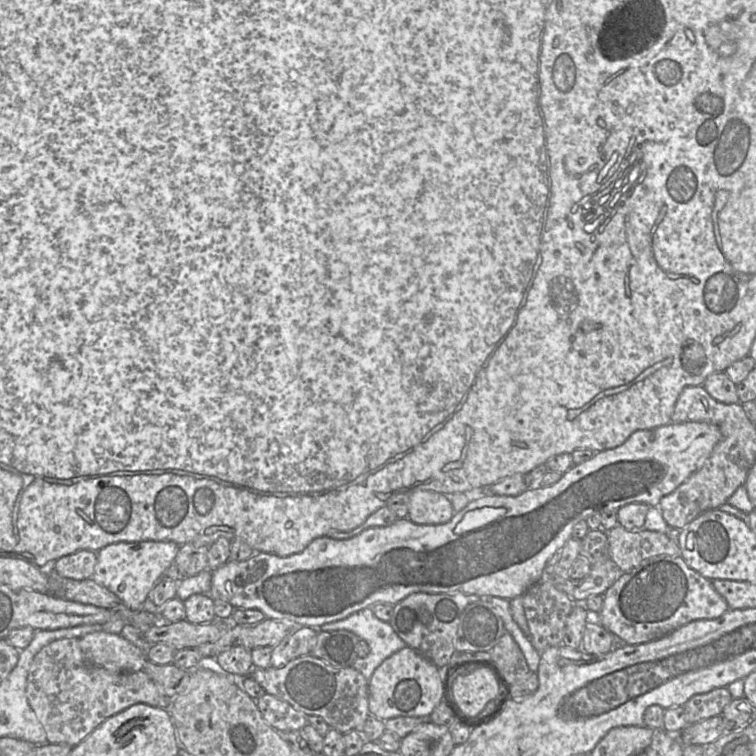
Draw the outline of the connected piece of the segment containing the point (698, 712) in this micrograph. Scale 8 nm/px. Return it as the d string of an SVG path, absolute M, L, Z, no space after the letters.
M727 687L713 689L692 696L684 705L687 724L693 724L721 715L725 706L733 700Z

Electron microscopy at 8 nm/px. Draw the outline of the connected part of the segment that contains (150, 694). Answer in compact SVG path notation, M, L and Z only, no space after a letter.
M78 638L54 640L34 656L27 675L26 697L46 732L47 742L65 743L71 747L84 740L104 720L136 703L145 703L168 710L170 700L144 670L112 673L90 663L79 646Z

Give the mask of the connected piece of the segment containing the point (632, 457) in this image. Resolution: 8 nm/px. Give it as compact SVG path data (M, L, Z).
M706 422L669 423L654 429L643 429L633 432L629 438L620 446L597 452L589 460L573 465L562 477L548 487L527 489L519 495L494 495L489 492L481 493L481 496L470 501L461 511L454 513L452 518L443 524L416 524L406 518L398 518L396 522L388 526L368 528L361 533L347 539L325 538L324 545L317 545L316 539L303 551L289 556L279 556L266 552L254 552L254 554L243 561L228 561L216 569L212 569L212 581L210 596L213 600L224 600L229 602L235 609L258 609L267 618L283 621L293 621L305 627L320 627L323 624L335 622L347 618L353 613L368 608L375 603L397 604L408 595L416 592L428 594L439 593L464 593L475 594L480 597L499 597L512 600L522 596L532 585L542 580L545 575L545 566L550 557L561 550L571 538L574 526L585 520L589 515L602 513L605 510L618 511L621 507L631 503L644 503L650 507L657 507L660 500L672 493L677 487L684 483L694 474L711 455L713 448L721 439L720 429Z

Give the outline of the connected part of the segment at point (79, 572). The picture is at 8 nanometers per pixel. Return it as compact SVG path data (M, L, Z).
M78 550L57 559L50 567L63 576L72 579L92 578L97 563L97 552Z

